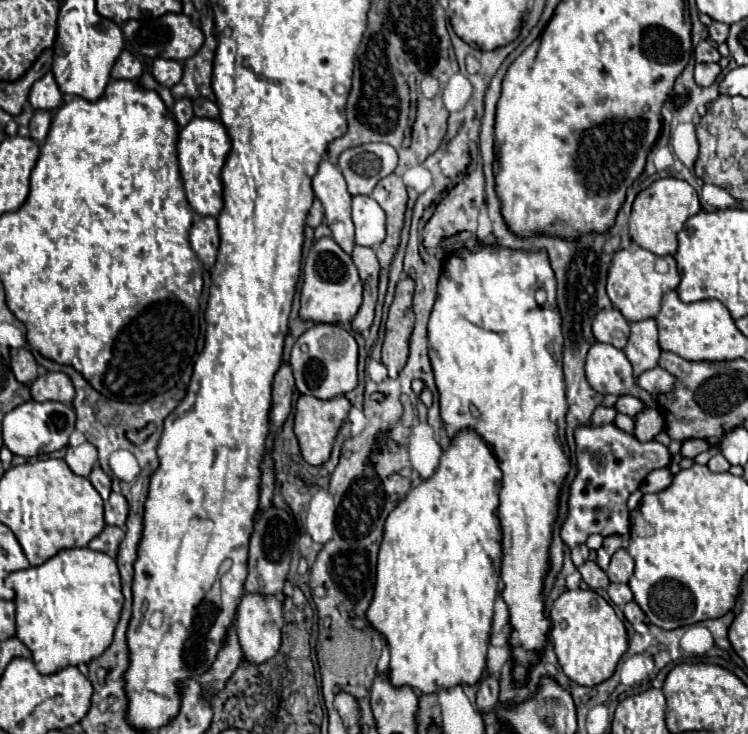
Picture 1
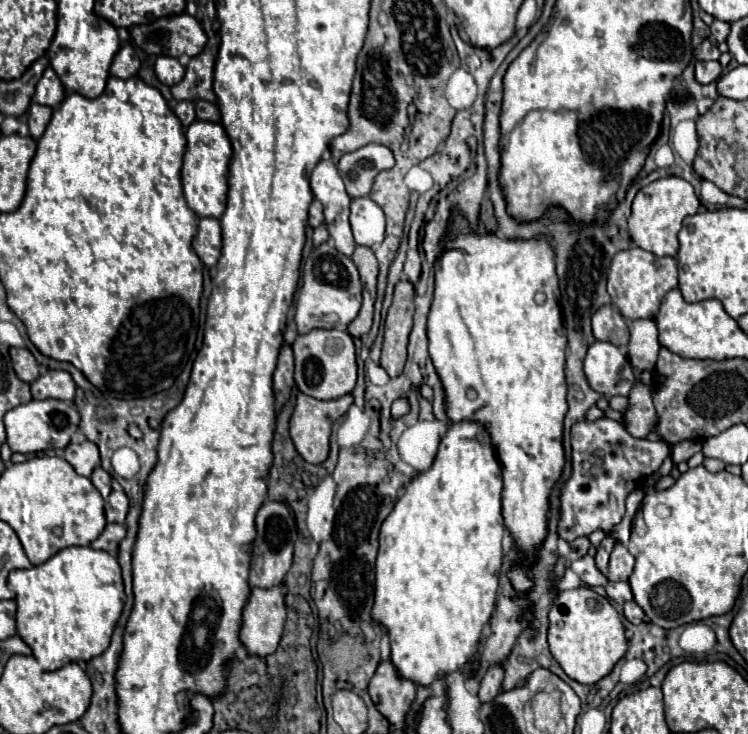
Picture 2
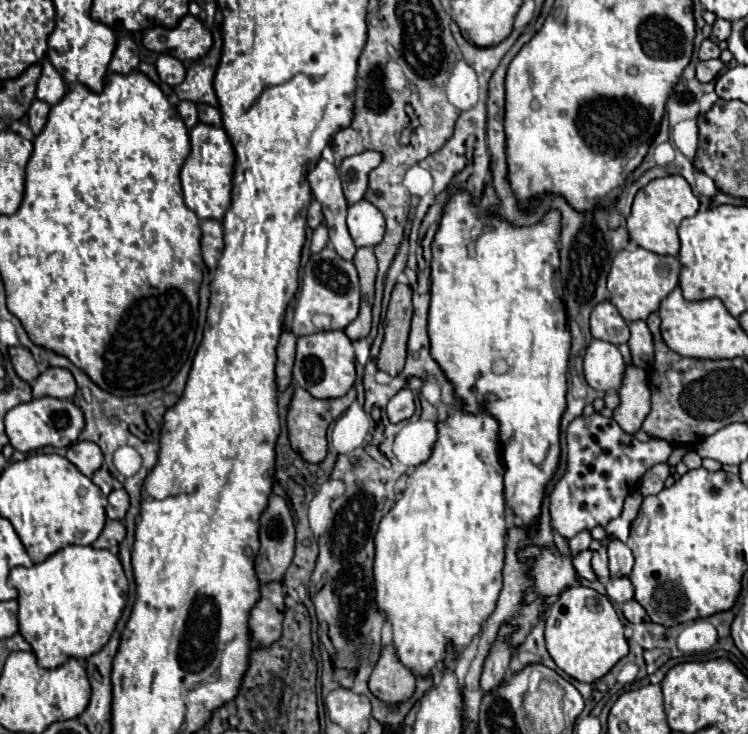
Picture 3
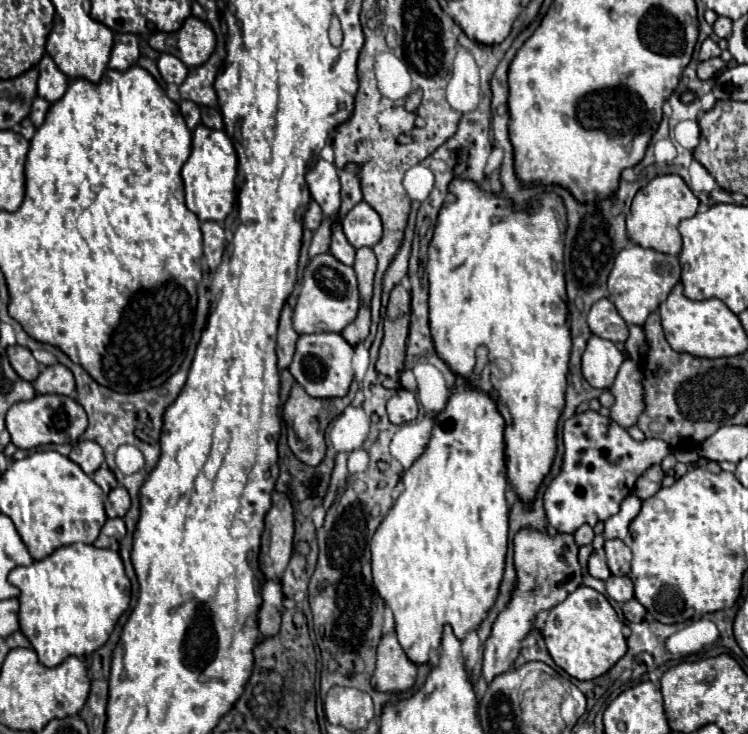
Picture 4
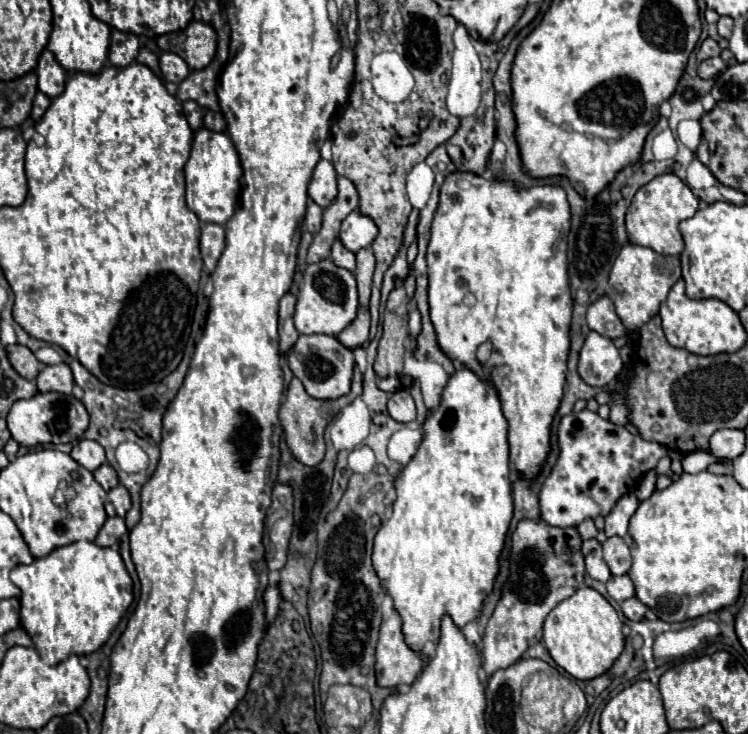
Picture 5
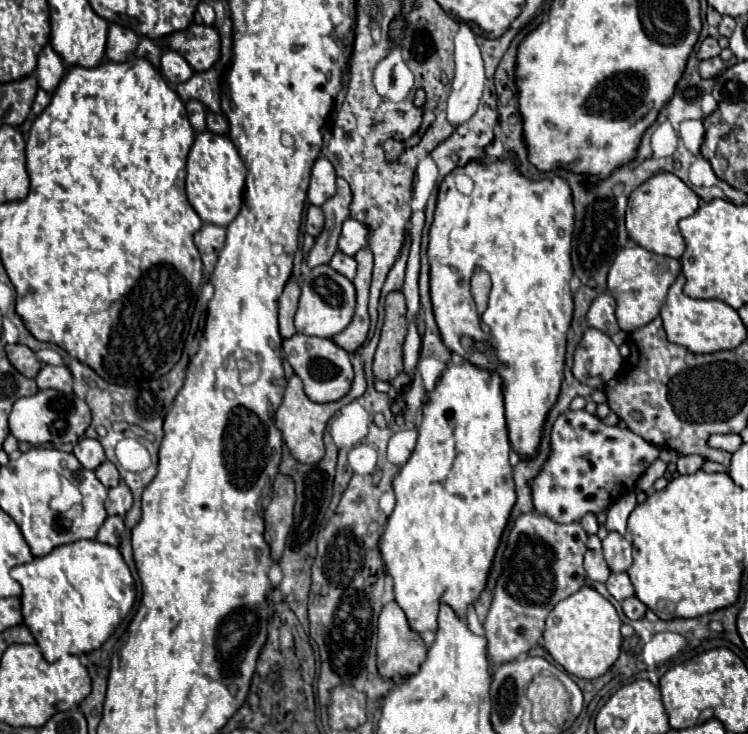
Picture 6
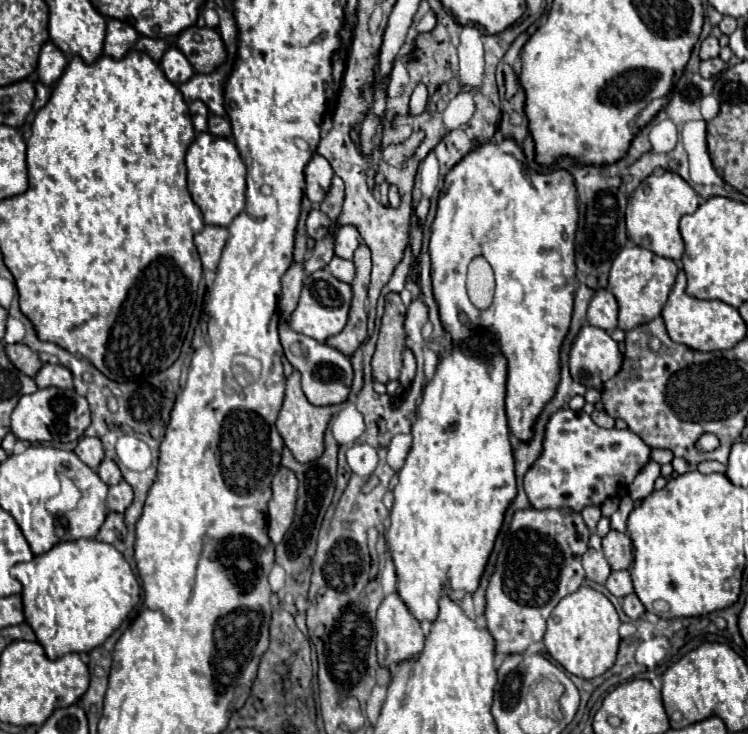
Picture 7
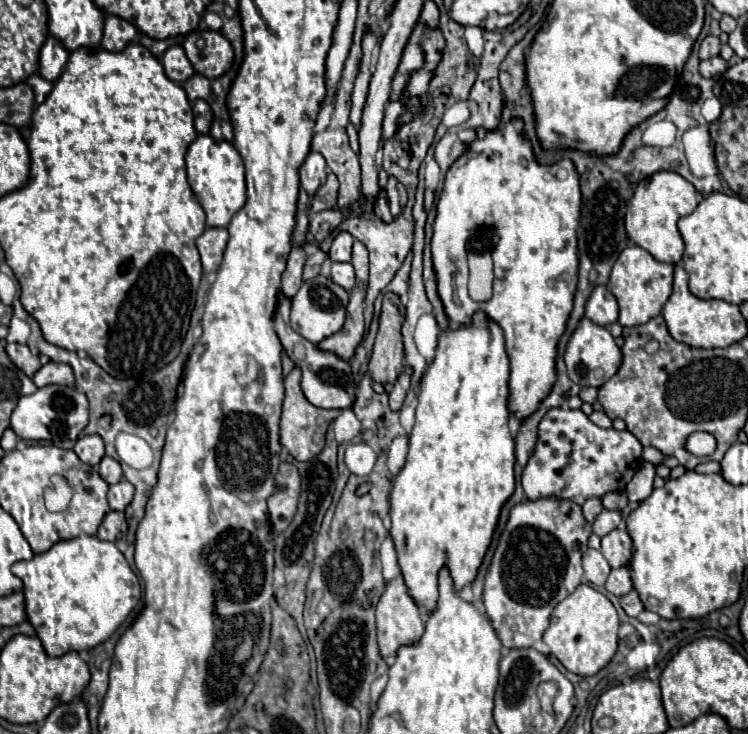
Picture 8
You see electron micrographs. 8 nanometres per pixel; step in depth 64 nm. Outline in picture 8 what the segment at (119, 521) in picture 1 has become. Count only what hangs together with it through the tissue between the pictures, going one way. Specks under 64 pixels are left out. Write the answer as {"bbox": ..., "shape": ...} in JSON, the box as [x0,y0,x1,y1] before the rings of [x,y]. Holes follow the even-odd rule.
{"bbox":[108,478,134,512],"shape":[[[122,478],[118,484],[110,486],[110,490],[108,490],[110,510],[122,512],[122,510],[132,502],[132,496],[134,496],[134,486],[132,486],[128,480]]]}

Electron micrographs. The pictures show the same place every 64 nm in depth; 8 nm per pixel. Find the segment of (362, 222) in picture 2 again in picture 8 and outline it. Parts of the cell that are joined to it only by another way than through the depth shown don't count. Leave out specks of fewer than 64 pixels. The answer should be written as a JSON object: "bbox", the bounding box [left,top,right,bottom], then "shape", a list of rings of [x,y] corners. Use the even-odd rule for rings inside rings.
{"bbox":[330,232,354,262],"shape":[[[338,232],[332,246],[330,246],[330,260],[338,260],[338,262],[350,262],[352,258],[352,244],[354,244],[354,236],[350,232]]]}

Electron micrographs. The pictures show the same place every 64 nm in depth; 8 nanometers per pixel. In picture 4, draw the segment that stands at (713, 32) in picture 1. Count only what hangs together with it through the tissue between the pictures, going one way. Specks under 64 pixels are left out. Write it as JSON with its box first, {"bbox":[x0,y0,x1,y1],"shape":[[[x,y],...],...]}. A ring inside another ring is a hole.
{"bbox":[714,18,732,38],"shape":[[[718,18],[714,22],[714,32],[718,38],[728,38],[732,34],[732,20],[730,18]]]}

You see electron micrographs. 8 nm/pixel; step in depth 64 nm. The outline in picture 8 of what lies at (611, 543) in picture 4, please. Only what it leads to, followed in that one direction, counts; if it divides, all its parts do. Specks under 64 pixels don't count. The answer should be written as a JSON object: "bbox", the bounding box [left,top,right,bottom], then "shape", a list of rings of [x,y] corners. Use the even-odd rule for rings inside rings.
{"bbox":[602,530,632,568],"shape":[[[612,530],[602,538],[602,554],[612,568],[622,568],[630,564],[632,540],[626,530]]]}

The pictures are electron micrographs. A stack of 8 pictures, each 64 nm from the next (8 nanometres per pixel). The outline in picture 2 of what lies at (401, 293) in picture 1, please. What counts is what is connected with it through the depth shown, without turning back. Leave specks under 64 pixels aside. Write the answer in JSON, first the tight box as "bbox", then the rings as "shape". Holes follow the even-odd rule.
{"bbox":[380,280,414,378],"shape":[[[408,280],[398,282],[392,306],[386,316],[384,346],[380,358],[380,366],[390,374],[390,378],[396,378],[406,364],[406,344],[408,344],[408,334],[412,330],[412,314],[414,314],[412,300],[414,300],[412,282]]]}

